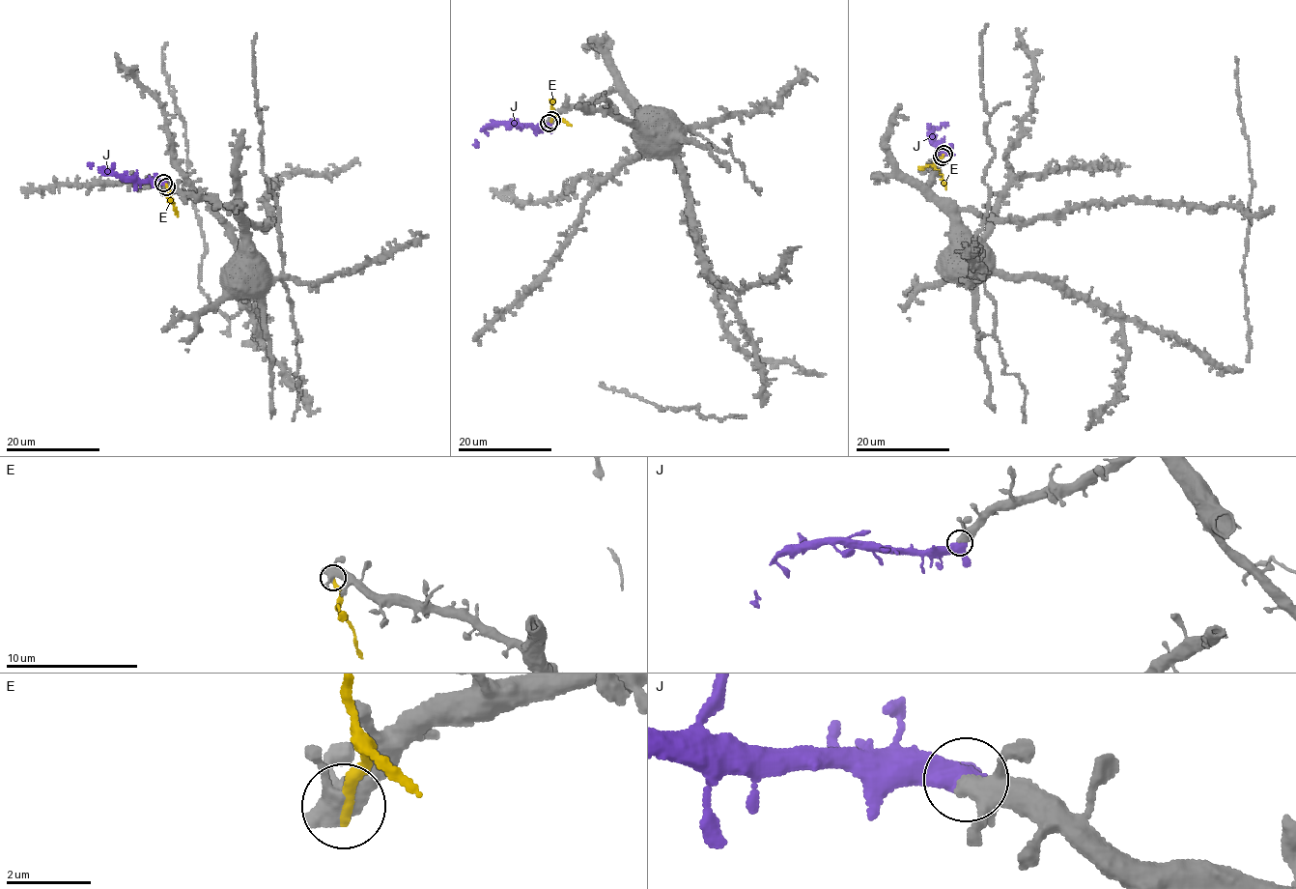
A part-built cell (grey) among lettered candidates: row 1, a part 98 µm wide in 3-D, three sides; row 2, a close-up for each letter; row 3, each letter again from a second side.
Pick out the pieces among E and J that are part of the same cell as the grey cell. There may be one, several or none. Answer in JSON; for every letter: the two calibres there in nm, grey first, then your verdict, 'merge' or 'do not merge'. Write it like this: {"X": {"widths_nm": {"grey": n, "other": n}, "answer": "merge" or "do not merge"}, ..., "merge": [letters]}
{"E": {"widths_nm": {"grey": 460, "other": 240}, "answer": "do not merge"}, "J": {"widths_nm": {"grey": 340, "other": 480}, "answer": "merge"}, "merge": ["J"]}

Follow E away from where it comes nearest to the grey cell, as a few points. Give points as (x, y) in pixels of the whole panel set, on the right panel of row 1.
E: (942, 157), (934, 167), (940, 172), (946, 188)

